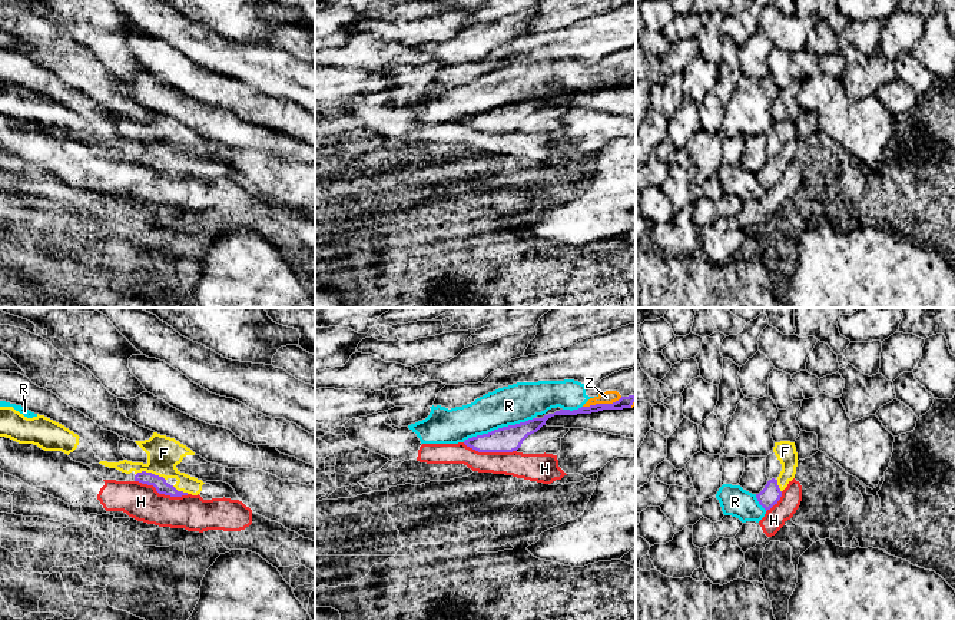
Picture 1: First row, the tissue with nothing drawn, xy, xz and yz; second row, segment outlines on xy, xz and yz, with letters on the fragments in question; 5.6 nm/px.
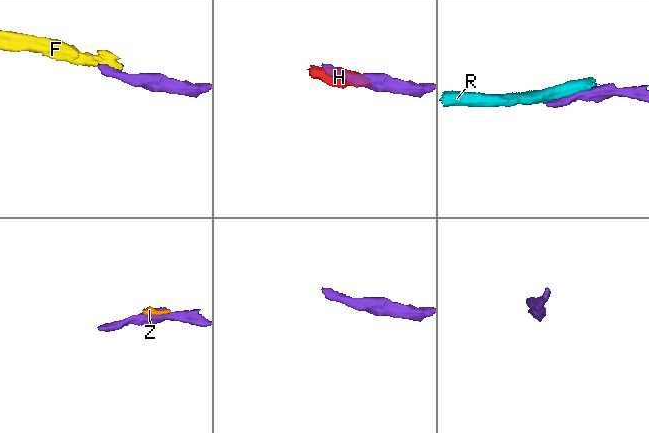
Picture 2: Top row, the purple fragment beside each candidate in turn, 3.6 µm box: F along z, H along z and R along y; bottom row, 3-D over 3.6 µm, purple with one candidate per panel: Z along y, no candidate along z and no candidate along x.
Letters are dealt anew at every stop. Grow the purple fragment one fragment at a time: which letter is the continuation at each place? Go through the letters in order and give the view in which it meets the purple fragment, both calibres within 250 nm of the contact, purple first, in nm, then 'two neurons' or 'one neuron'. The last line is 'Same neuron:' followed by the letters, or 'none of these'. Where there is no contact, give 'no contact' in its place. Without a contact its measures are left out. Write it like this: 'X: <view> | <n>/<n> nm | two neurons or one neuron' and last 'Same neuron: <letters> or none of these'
F: xy | 80/190 nm | one neuron
H: xy | 80/200 nm | two neurons
R: xz | 140/220 nm | two neurons
Z: xz | 60/80 nm | two neurons
Same neuron: F

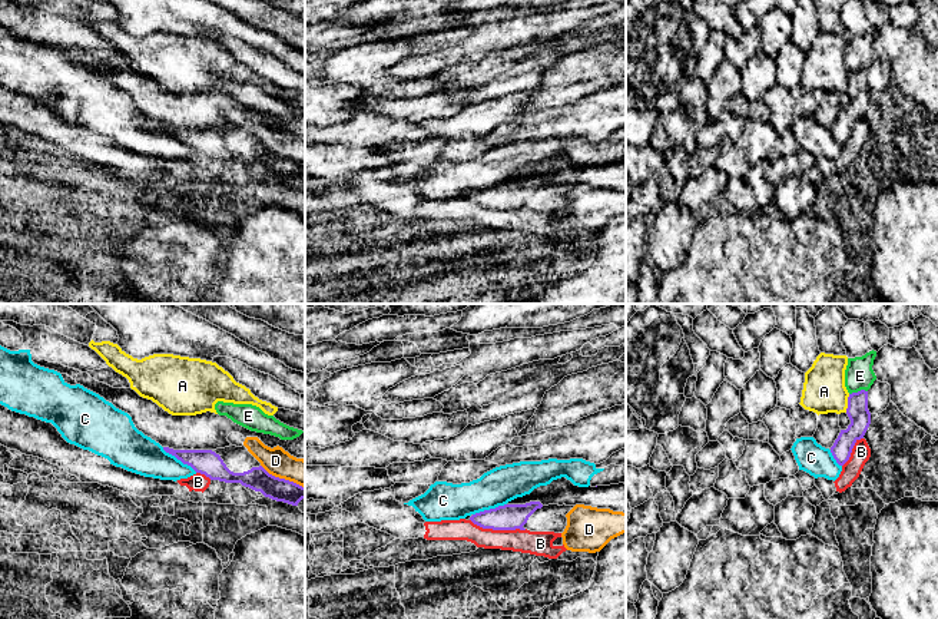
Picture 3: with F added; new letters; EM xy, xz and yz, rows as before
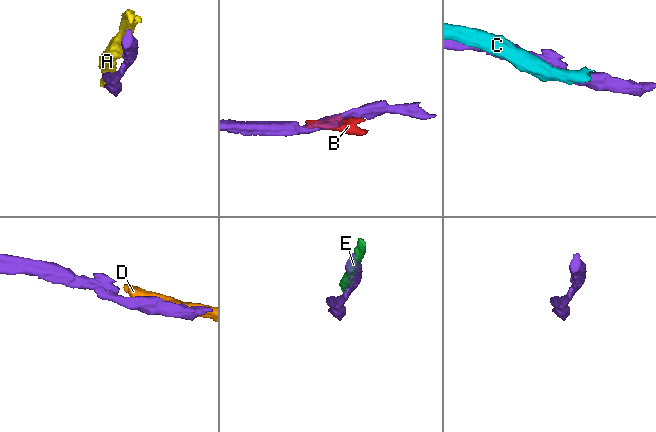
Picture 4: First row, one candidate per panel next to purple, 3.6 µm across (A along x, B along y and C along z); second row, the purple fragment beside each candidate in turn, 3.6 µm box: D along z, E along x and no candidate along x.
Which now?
A: yz | 120/240 nm | two neurons
B: xz | 140/140 nm | two neurons
C: xy | 140/220 nm | two neurons
D: xy | 140/160 nm | two neurons
E: yz | 120/160 nm | two neurons
Same neuron: none of these

